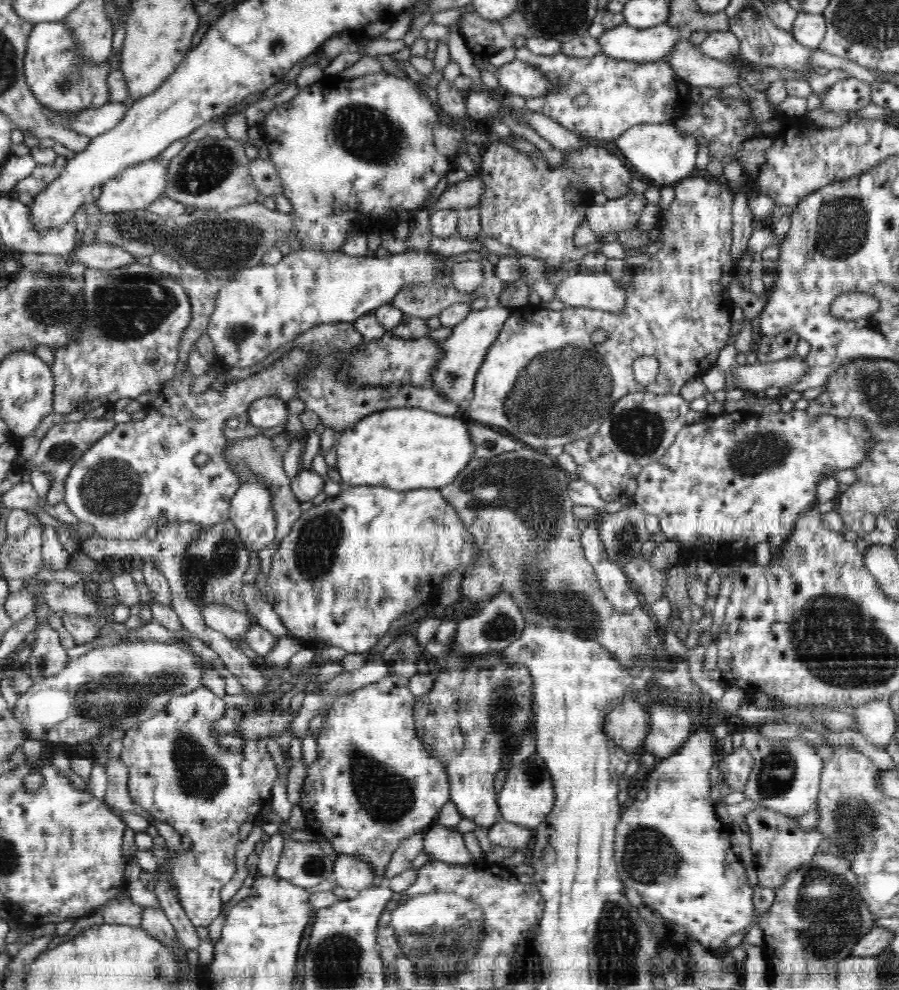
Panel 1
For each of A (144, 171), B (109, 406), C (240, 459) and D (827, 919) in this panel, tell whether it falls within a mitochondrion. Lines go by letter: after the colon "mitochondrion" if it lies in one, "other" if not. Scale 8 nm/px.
A: other
B: other
C: mitochondrion
D: mitochondrion

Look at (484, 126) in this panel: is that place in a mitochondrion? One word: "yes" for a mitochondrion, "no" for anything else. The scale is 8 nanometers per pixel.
no

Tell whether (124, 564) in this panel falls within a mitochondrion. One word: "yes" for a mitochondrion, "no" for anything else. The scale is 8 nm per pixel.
no

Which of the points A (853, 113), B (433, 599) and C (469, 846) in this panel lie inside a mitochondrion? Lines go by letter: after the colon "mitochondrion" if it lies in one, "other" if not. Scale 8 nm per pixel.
A: other
B: other
C: other

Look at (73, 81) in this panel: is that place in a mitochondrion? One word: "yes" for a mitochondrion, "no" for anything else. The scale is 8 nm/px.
yes

